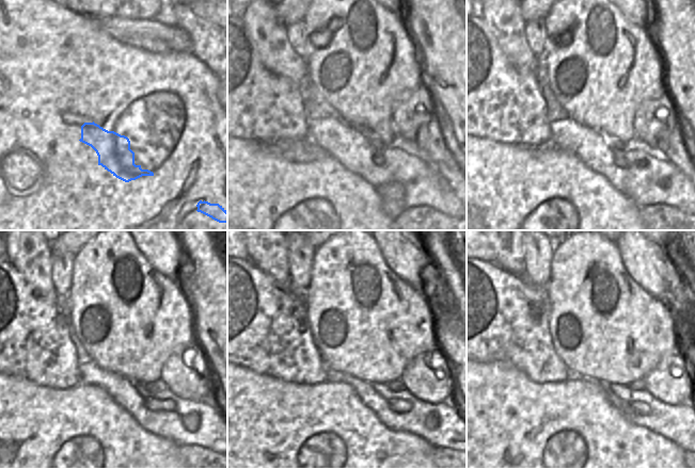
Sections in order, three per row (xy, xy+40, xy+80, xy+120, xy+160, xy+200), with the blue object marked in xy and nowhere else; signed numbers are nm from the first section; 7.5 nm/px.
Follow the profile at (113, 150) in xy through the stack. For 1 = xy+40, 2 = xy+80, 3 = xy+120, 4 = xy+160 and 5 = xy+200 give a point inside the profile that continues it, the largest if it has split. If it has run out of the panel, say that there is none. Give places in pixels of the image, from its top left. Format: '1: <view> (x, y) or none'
1: xy+40 (351, 146)
2: xy+80 (595, 149)
3: xy+120 (163, 423)
4: xy+160 (409, 422)
5: xy+200 (649, 421)

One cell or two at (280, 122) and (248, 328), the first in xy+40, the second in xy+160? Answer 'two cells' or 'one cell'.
one cell

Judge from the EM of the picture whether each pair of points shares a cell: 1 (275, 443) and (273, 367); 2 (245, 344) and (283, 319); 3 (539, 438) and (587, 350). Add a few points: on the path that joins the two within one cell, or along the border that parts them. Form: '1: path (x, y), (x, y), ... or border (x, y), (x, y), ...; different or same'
1: border (249, 370), (297, 384); different
2: path (256, 336), (274, 335), (275, 330); same
3: border (572, 375), (581, 375), (598, 382); different

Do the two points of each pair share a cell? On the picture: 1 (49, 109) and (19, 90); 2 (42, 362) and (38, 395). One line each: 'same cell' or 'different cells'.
1: same cell
2: different cells

